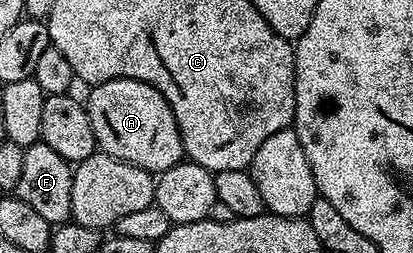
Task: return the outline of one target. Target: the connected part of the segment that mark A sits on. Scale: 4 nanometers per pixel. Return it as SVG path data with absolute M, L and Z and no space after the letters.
M118 78L90 87L89 93L85 105L93 124L96 147L102 153L145 168L156 176L184 161L183 141L173 108L169 108L165 96L161 96L157 88L141 80Z

